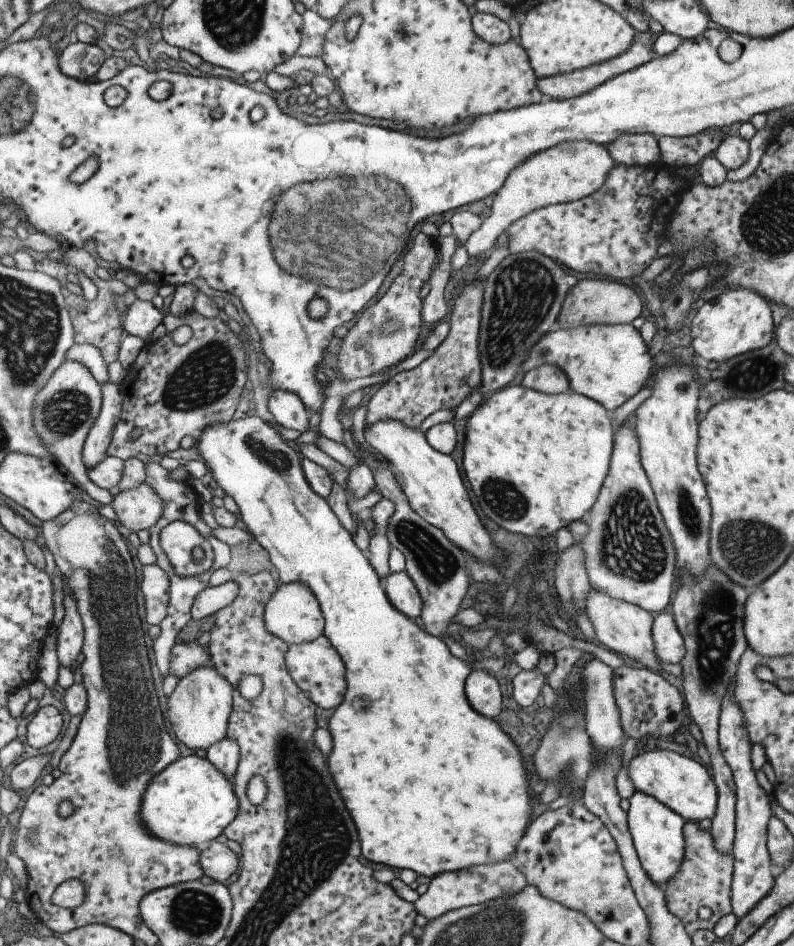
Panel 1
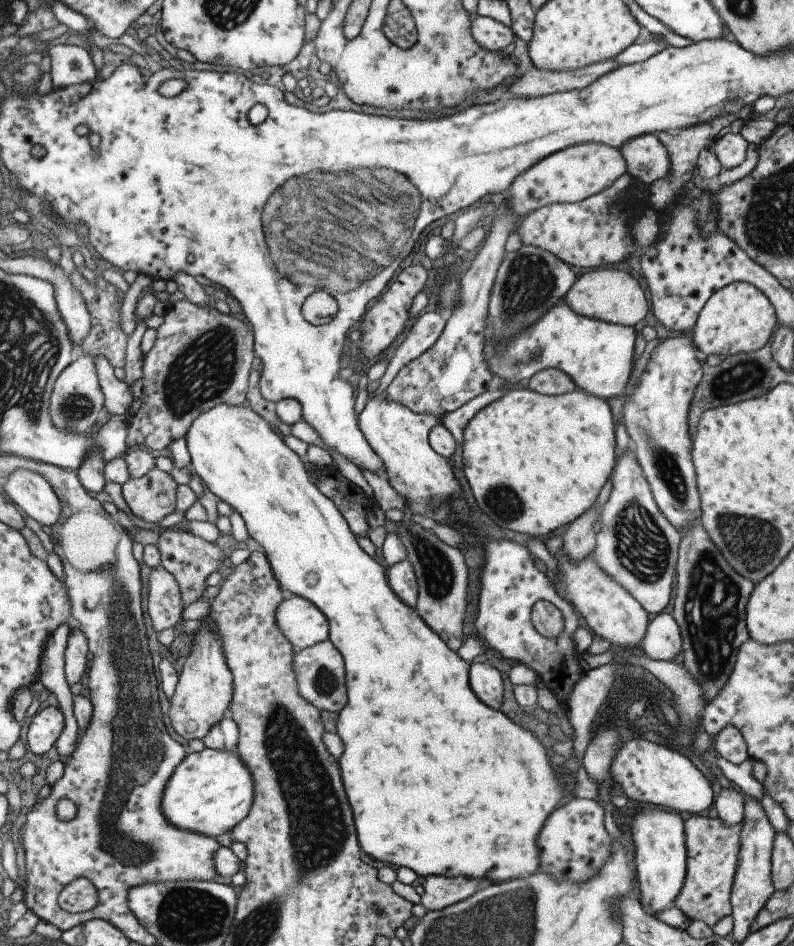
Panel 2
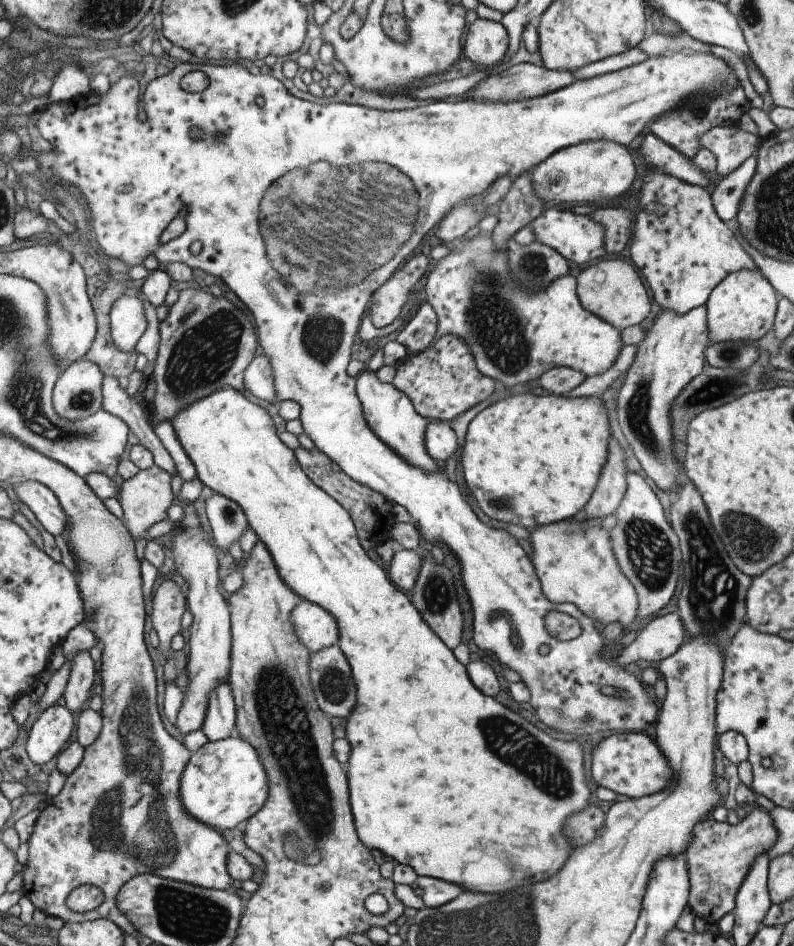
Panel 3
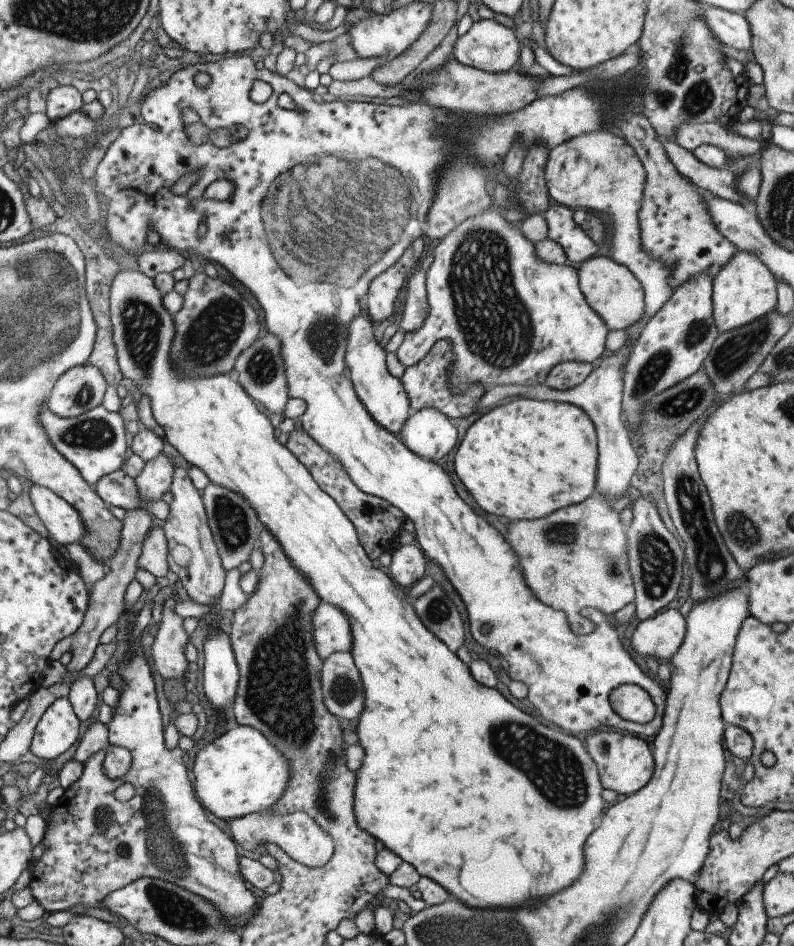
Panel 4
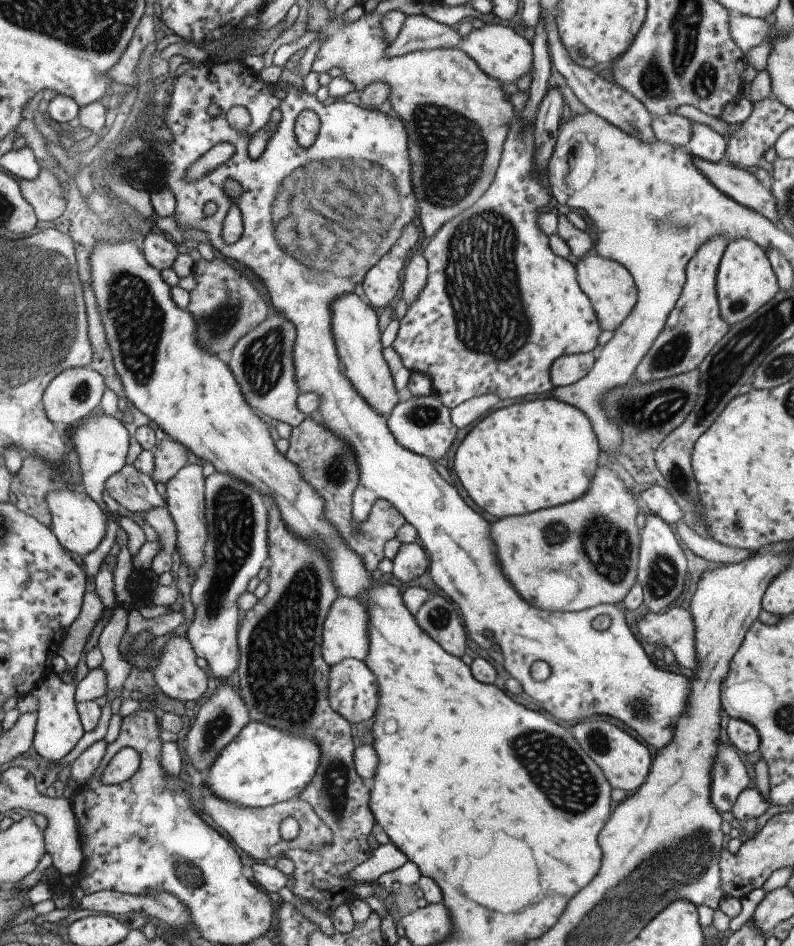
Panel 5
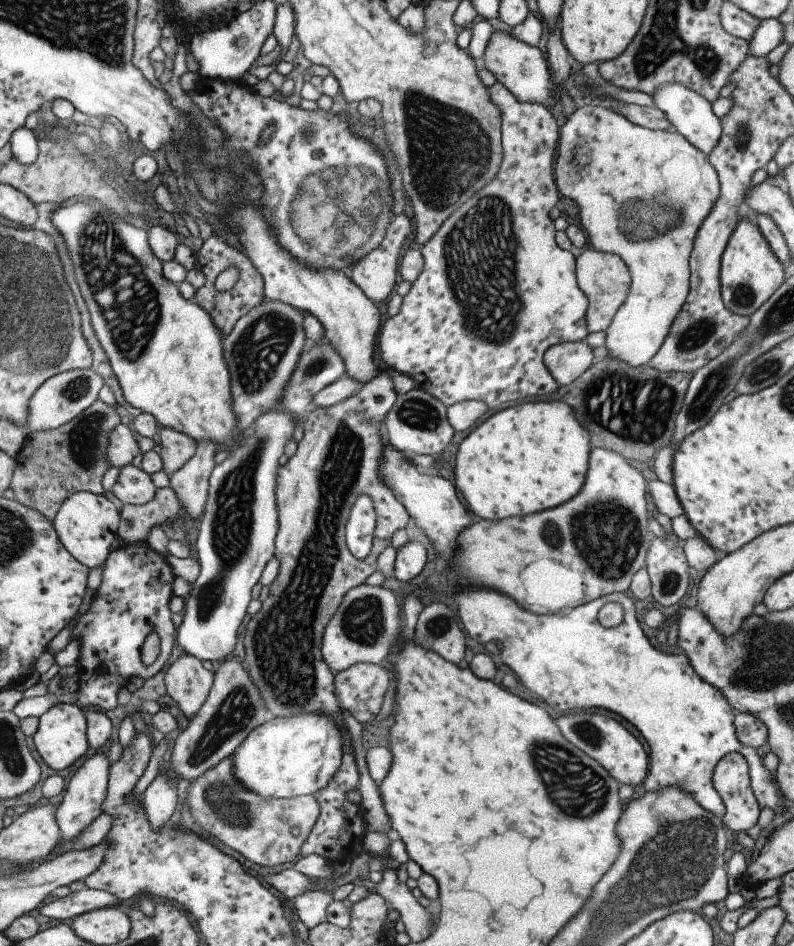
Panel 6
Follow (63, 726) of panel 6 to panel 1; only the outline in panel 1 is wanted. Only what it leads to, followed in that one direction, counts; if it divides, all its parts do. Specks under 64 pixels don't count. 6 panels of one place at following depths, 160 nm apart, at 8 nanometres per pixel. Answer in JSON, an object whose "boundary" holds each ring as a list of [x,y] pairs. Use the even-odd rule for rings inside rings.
{"boundary":[[[55,706],[40,708],[28,724],[28,745],[39,749],[55,742],[63,732],[63,716]]]}

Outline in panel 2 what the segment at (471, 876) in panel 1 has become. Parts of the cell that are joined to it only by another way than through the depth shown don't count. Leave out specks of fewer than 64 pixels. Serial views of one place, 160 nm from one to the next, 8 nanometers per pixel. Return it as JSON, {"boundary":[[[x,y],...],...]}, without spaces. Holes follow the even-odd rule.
{"boundary":[[[429,875],[422,883],[420,904],[427,911],[438,911],[475,894],[487,880],[473,877],[444,877]]]}

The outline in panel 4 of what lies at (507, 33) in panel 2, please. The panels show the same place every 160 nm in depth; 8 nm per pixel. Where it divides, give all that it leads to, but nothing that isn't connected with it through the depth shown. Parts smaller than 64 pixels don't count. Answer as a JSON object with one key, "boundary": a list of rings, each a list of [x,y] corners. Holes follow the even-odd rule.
{"boundary":[[[481,19],[472,24],[465,34],[456,38],[452,48],[455,61],[490,73],[509,70],[520,55],[520,47],[513,30],[495,20]]]}

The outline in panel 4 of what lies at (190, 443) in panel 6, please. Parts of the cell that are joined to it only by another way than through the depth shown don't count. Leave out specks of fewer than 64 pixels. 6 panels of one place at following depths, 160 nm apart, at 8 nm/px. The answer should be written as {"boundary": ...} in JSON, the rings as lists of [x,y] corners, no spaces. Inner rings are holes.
{"boundary":[[[162,452],[154,459],[148,460],[133,479],[138,499],[143,503],[158,501],[164,492],[170,490],[173,469],[173,465]]]}

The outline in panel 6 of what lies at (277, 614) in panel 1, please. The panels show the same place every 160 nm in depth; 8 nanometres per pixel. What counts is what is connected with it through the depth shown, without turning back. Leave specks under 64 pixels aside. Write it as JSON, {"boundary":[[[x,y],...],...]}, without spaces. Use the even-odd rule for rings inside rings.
{"boundary":[[[361,584],[348,590],[342,596],[339,606],[327,621],[322,632],[320,653],[330,671],[332,673],[341,672],[344,668],[355,663],[382,665],[386,654],[395,647],[395,642],[397,642],[399,632],[401,632],[401,625],[397,621],[401,613],[399,605],[400,598],[397,598],[393,592],[381,587],[381,585]]]}

